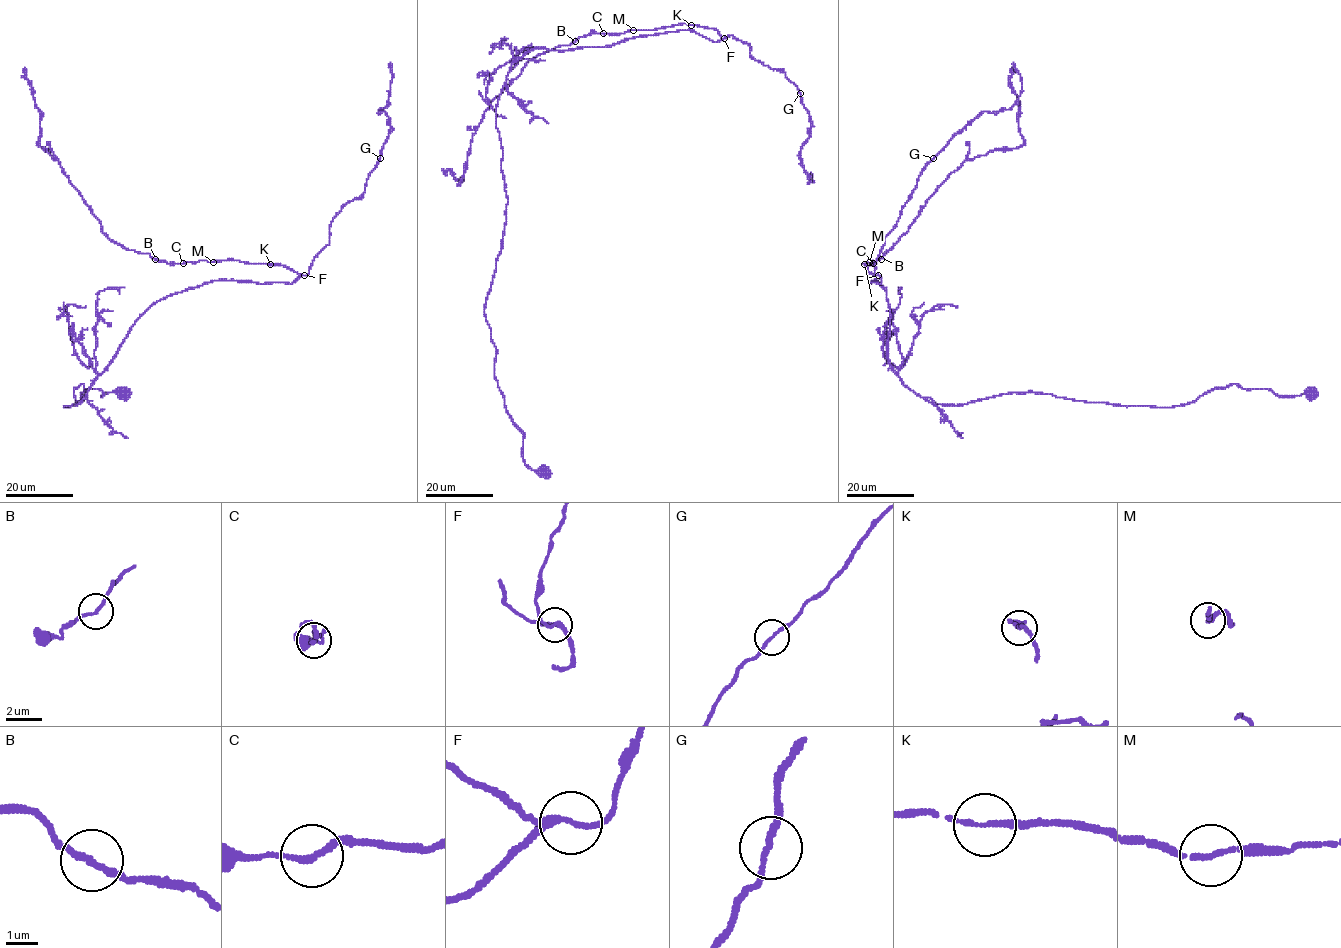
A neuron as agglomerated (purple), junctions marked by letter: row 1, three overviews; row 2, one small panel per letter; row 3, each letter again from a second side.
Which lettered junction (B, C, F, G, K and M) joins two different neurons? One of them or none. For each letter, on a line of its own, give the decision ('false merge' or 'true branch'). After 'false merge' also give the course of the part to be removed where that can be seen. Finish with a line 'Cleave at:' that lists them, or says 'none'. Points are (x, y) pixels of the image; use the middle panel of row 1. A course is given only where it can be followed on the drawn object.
B: true branch
C: true branch
F: true branch
G: true branch
K: true branch
M: true branch
Cleave at: none

